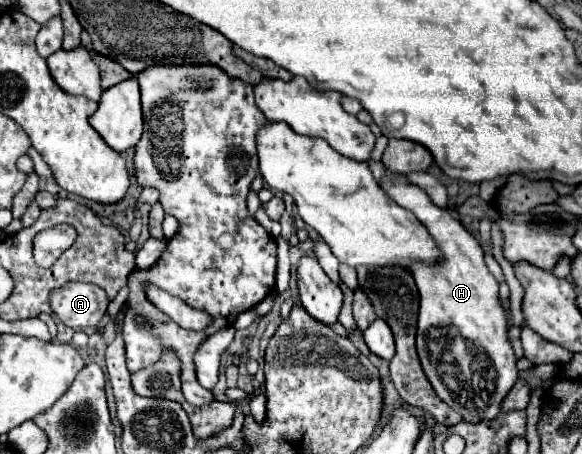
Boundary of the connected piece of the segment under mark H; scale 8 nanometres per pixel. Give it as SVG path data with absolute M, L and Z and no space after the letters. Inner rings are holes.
M390 172L390 176L384 178L382 188L398 206L410 210L428 228L430 236L438 242L438 248L442 250L440 264L428 266L428 264L416 262L412 266L414 280L420 290L416 348L418 348L422 370L428 382L432 384L434 392L438 394L438 398L444 400L452 410L462 414L462 420L466 422L494 420L500 414L502 400L518 380L518 368L516 368L518 358L514 356L514 350L508 342L508 314L500 302L498 282L494 280L494 276L484 264L484 252L478 240L458 220L454 220L448 214L448 210L434 206L422 188L410 184L408 180L396 180L394 172Z

